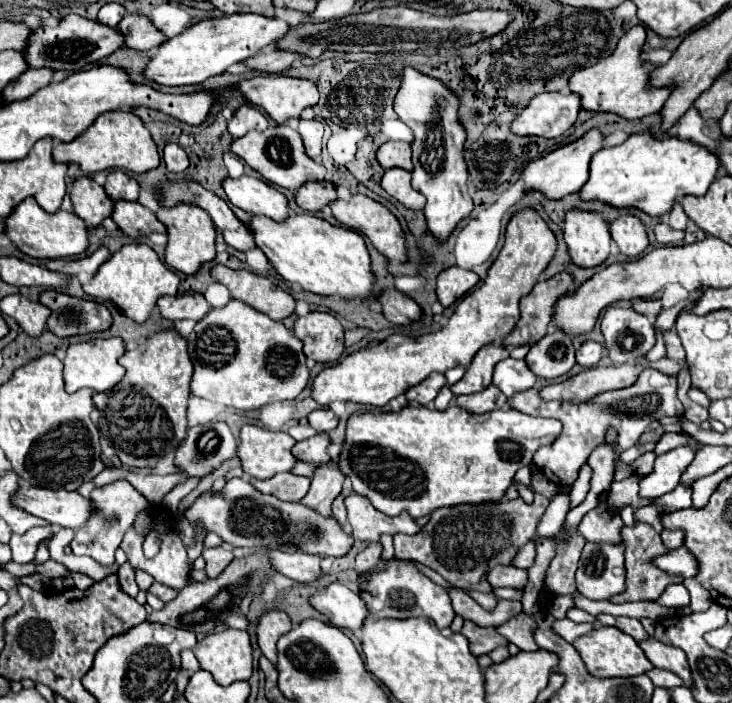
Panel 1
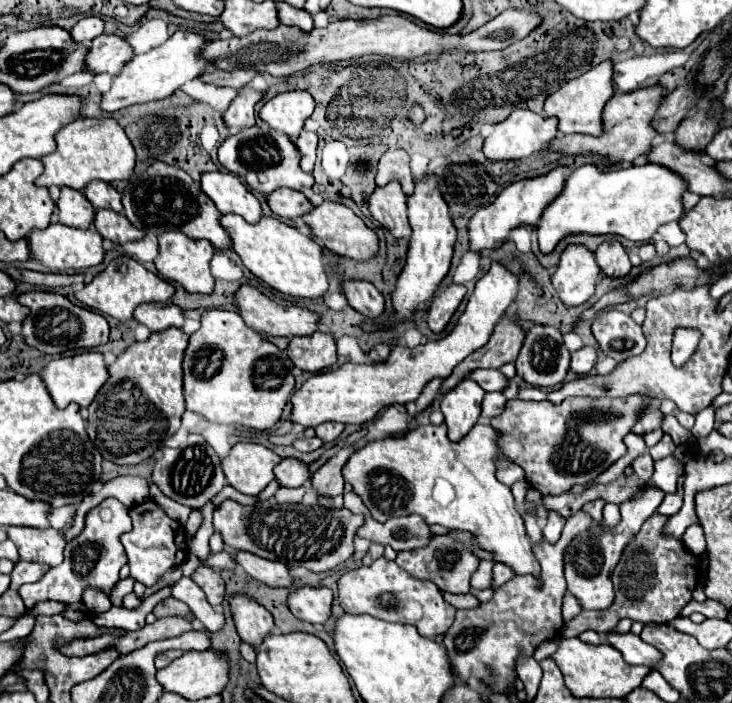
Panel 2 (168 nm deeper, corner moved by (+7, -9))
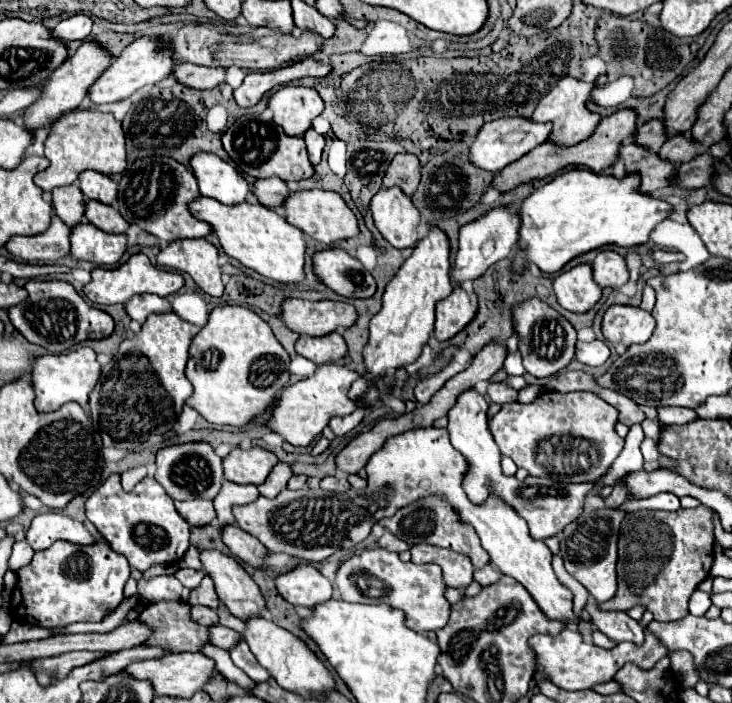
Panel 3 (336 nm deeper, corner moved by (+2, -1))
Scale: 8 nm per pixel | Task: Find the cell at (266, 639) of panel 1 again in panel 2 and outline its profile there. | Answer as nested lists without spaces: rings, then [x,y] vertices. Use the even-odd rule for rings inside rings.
[[[233,594],[229,598],[229,606],[241,640],[251,646],[257,646],[261,638],[265,638],[275,628],[273,616],[245,594]]]

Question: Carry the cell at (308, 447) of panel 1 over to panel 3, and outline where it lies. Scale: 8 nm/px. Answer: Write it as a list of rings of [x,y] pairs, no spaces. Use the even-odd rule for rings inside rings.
[[[278,462],[278,464],[272,468],[270,476],[258,486],[258,490],[260,490],[262,496],[274,498],[274,496],[278,496],[278,494],[286,488],[286,484],[288,484],[288,480],[290,480],[292,476],[294,476],[292,466],[286,464],[286,462]]]

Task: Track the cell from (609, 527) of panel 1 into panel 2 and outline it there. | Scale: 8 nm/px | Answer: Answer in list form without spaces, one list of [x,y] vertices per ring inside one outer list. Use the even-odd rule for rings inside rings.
[[[605,504],[603,508],[603,524],[613,526],[619,520],[619,506],[617,504]]]

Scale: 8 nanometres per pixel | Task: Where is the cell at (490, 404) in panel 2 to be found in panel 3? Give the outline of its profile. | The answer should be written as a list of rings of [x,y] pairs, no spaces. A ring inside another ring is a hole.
[[[490,382],[488,388],[486,388],[486,396],[490,398],[490,402],[496,402],[496,404],[508,404],[508,402],[514,402],[518,398],[518,392],[506,384],[500,384],[500,382]]]

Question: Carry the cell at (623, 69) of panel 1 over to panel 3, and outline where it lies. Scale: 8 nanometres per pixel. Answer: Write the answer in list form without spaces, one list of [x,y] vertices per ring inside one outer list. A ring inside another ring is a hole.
[[[572,76],[562,78],[540,100],[540,104],[536,106],[536,110],[532,114],[532,120],[536,120],[536,122],[552,122],[554,128],[550,132],[550,140],[554,140],[558,144],[564,144],[564,146],[572,146],[572,144],[578,144],[578,142],[590,138],[594,128],[600,122],[600,116],[596,112],[588,110],[588,100],[590,100],[590,94],[592,94],[594,88],[596,88],[596,82],[584,82],[584,80],[578,80],[578,78],[572,78]]]

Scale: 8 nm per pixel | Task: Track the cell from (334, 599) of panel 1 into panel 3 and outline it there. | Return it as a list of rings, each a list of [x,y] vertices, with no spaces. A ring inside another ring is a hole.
[[[302,564],[276,578],[278,592],[292,606],[314,608],[332,598],[332,582],[324,578],[314,566]]]

